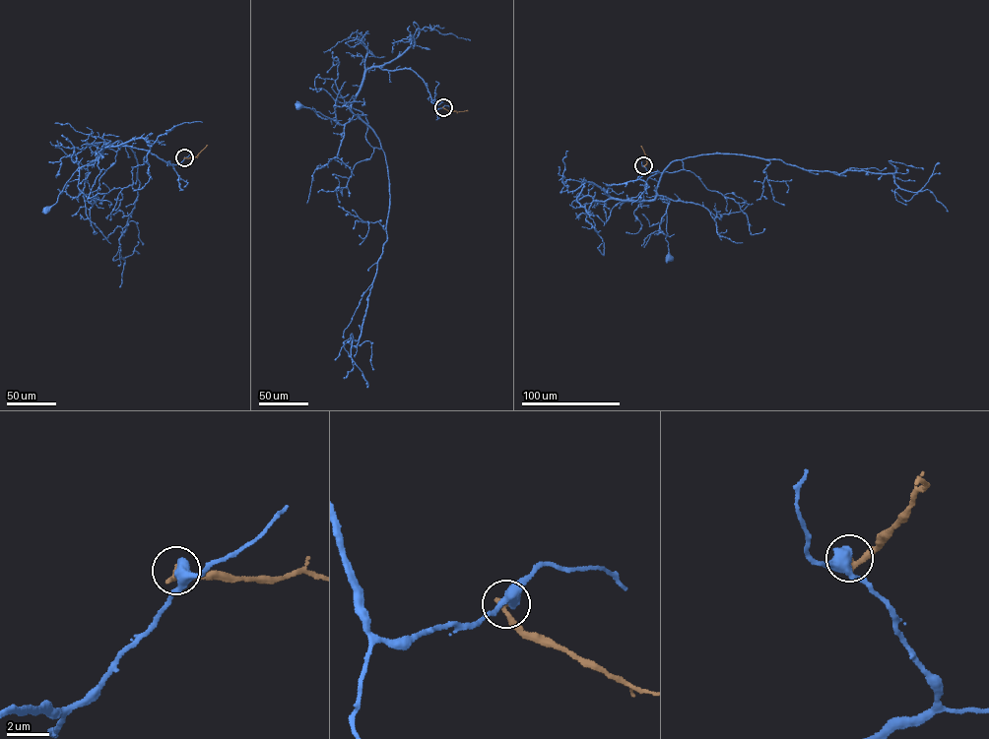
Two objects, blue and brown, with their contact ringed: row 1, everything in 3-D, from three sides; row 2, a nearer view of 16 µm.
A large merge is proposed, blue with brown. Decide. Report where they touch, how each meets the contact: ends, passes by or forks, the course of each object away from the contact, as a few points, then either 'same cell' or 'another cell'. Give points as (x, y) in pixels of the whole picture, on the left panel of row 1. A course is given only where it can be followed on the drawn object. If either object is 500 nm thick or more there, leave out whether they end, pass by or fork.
place (184, 157); course blue (184, 157), (173, 165), (144, 150), (128, 146), (104, 148), (97, 160), (79, 167), (57, 201), (45, 211); course brown (184, 157), (195, 157), (207, 145); another cell

